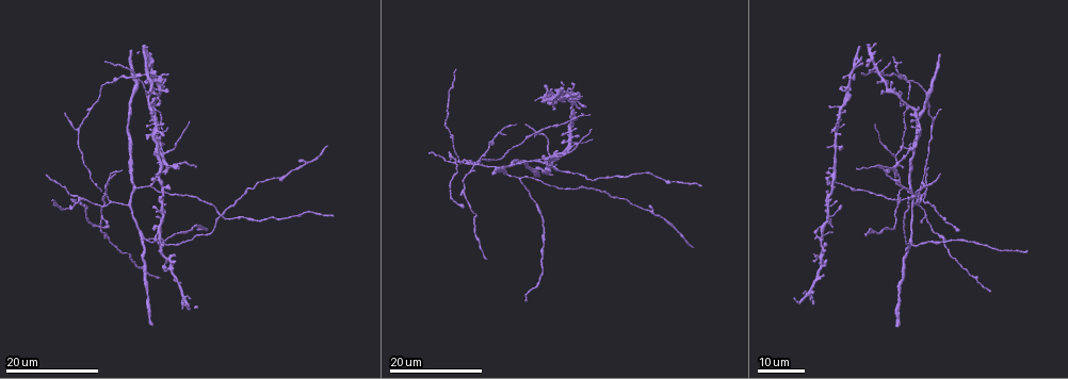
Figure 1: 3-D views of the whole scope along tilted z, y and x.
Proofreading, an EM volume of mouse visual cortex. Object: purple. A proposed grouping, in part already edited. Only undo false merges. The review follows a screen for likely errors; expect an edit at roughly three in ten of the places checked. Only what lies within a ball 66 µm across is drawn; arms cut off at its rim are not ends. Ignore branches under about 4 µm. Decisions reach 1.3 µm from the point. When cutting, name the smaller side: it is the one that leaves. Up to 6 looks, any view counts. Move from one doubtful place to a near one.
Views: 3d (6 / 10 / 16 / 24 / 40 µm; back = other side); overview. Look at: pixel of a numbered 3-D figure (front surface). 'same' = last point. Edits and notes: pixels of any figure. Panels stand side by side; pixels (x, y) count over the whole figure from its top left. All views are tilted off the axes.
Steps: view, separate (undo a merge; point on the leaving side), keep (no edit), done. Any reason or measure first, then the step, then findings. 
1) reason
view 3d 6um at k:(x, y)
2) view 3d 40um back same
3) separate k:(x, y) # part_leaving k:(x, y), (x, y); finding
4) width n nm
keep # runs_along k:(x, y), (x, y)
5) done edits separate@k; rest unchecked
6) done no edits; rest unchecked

a fork
view 3d 24um at 1:(475, 164)

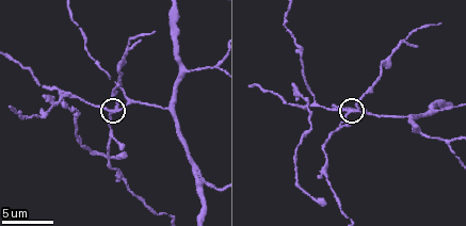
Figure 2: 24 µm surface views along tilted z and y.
view 3d 6um at 2:(108, 111)

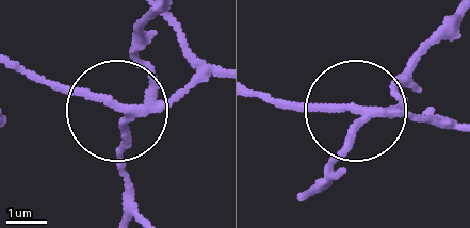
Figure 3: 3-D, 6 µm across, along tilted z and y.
separate 3:(135, 47) # part_leaving 3:(155, 99), (133, 36), (144, 11); two neurons meet here

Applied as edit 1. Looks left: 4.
three-way junction
view 3d 6um at 2:(168, 109)

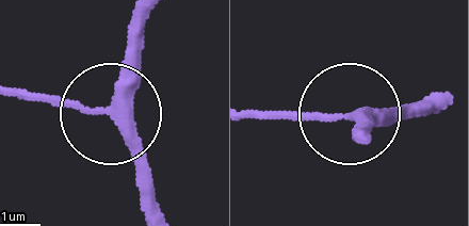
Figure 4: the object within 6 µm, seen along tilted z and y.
width 280 nm
keep # all the same neuron

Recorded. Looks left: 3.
branch point
view 3d 16um at 1:(908, 149)

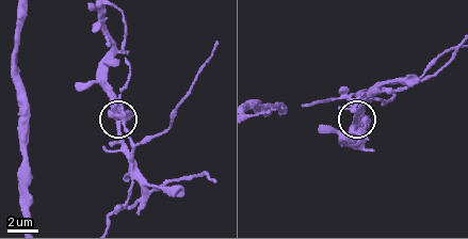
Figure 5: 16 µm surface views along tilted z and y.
view 3d 10um at 5:(354, 121)

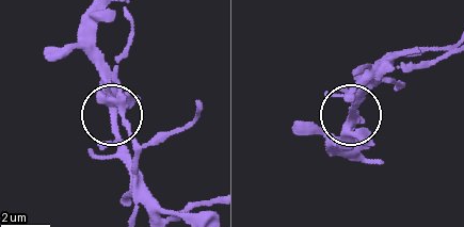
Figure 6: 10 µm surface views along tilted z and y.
keep # runs_along 6:(130, 14), (112, 112), (140, 171); all the same neuron

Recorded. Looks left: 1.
done edits separate@3; rest unchecked

